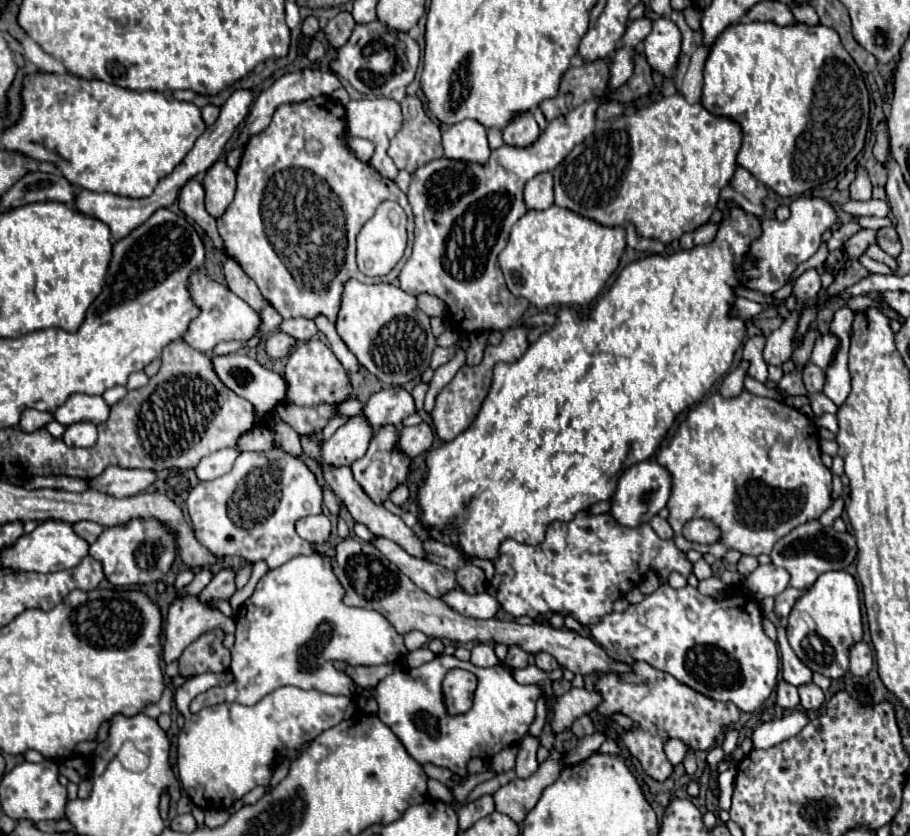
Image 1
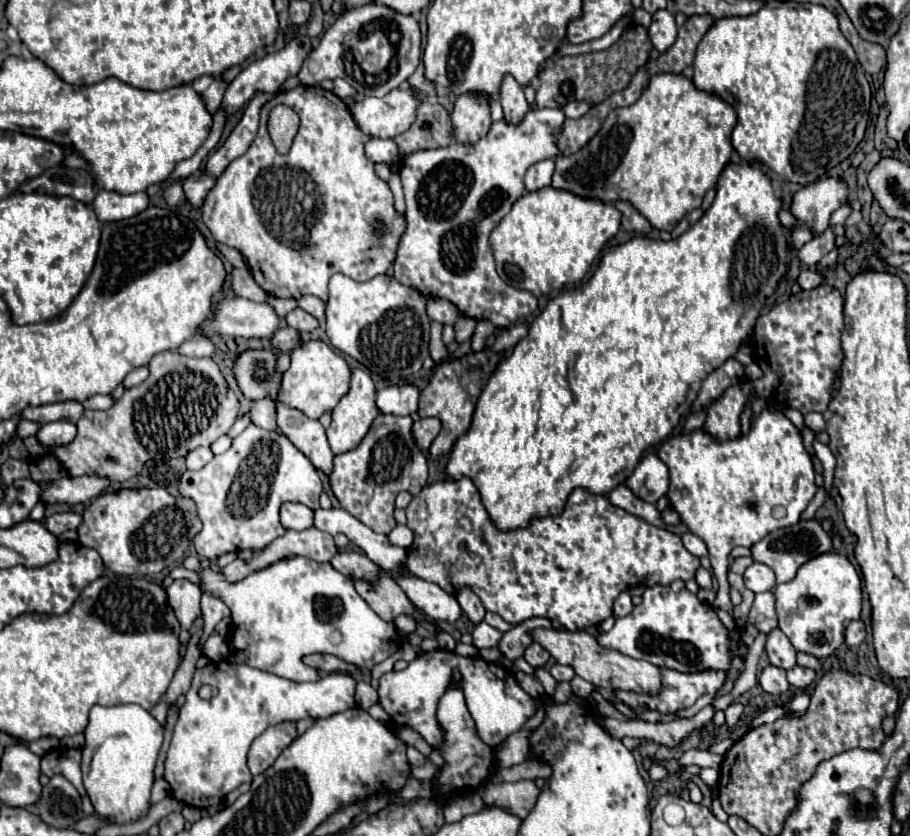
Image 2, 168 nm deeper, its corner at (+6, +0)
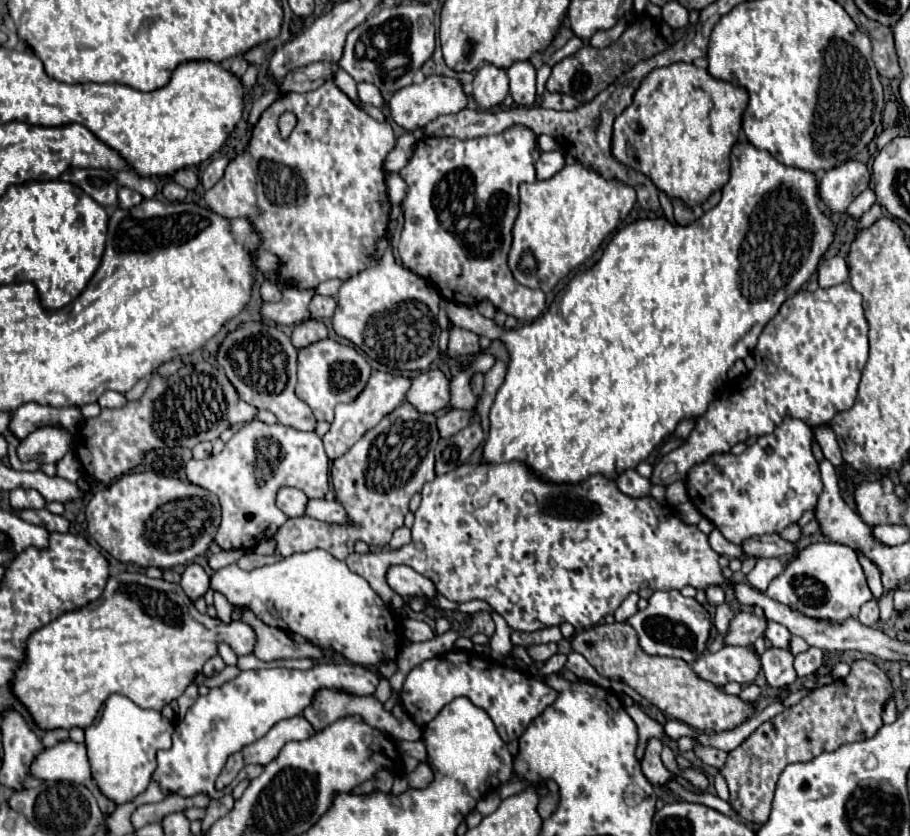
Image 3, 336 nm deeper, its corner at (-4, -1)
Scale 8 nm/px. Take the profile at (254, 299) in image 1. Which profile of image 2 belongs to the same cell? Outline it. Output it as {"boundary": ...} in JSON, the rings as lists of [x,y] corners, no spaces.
{"boundary":[[[233,269],[231,277],[233,277],[233,291],[239,297],[245,297],[245,299],[251,299],[251,301],[259,301],[259,303],[269,299],[269,295],[255,283],[253,275],[247,269]]]}

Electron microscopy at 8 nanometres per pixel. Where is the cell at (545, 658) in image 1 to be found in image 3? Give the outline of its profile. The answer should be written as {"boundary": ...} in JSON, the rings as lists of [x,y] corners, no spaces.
{"boundary":[[[539,644],[539,646],[529,646],[527,648],[529,656],[535,660],[535,662],[545,662],[549,660],[553,654],[557,654],[557,644]]]}

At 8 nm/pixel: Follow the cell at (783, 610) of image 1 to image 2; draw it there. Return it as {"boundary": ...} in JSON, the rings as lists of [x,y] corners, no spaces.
{"boundary":[[[757,593],[753,607],[749,611],[747,623],[755,625],[759,633],[769,633],[771,629],[777,627],[775,623],[775,607],[773,607],[773,593]]]}

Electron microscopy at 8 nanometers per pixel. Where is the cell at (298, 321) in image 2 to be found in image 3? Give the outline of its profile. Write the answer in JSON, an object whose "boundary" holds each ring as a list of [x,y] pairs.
{"boundary":[[[313,296],[311,304],[309,304],[309,314],[313,320],[325,320],[333,316],[335,310],[335,298],[327,298],[327,296]]]}

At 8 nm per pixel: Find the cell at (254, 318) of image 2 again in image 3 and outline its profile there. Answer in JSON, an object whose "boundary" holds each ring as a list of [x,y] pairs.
{"boundary":[[[285,288],[281,302],[275,304],[261,304],[261,318],[271,320],[275,324],[283,324],[283,326],[291,326],[291,324],[299,324],[303,320],[309,318],[309,310],[307,304],[313,298],[313,290],[301,290],[301,288]]]}

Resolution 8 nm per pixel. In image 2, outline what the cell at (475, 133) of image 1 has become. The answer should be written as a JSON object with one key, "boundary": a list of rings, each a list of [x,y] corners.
{"boundary":[[[481,93],[459,95],[455,101],[455,109],[451,113],[451,121],[455,141],[475,143],[491,127],[489,97]]]}

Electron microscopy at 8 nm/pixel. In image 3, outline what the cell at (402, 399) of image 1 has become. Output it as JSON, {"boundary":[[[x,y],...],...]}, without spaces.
{"boundary":[[[441,370],[421,372],[411,380],[411,388],[405,394],[409,402],[419,412],[437,412],[449,406],[449,380]]]}

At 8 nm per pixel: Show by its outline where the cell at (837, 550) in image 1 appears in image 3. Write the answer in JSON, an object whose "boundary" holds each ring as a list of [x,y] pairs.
{"boundary":[[[763,534],[763,536],[753,536],[745,540],[743,552],[745,556],[753,556],[753,558],[783,558],[787,562],[795,558],[795,552],[799,552],[799,546],[797,542],[789,542],[779,534]]]}

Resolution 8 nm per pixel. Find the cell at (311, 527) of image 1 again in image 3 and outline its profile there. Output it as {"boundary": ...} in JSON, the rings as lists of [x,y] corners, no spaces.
{"boundary":[[[281,488],[277,494],[277,506],[287,518],[305,516],[303,508],[307,508],[307,496],[297,488]]]}

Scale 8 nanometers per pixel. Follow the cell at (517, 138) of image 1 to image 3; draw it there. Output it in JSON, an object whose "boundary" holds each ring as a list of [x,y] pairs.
{"boundary":[[[515,62],[509,70],[509,88],[517,106],[535,104],[535,68],[531,62]]]}

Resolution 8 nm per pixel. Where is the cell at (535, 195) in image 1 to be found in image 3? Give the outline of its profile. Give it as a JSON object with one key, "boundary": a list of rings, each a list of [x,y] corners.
{"boundary":[[[543,152],[541,158],[535,164],[537,178],[539,180],[549,180],[551,176],[555,176],[555,172],[561,172],[563,166],[565,166],[563,152]]]}

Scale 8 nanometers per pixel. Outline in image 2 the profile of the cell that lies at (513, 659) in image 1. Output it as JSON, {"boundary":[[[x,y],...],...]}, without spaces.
{"boundary":[[[533,617],[533,619],[527,619],[527,621],[515,625],[507,633],[503,633],[503,637],[499,641],[499,651],[511,661],[521,657],[523,651],[533,643],[531,631],[535,631],[535,629],[551,629],[551,621],[543,619],[543,617]]]}

